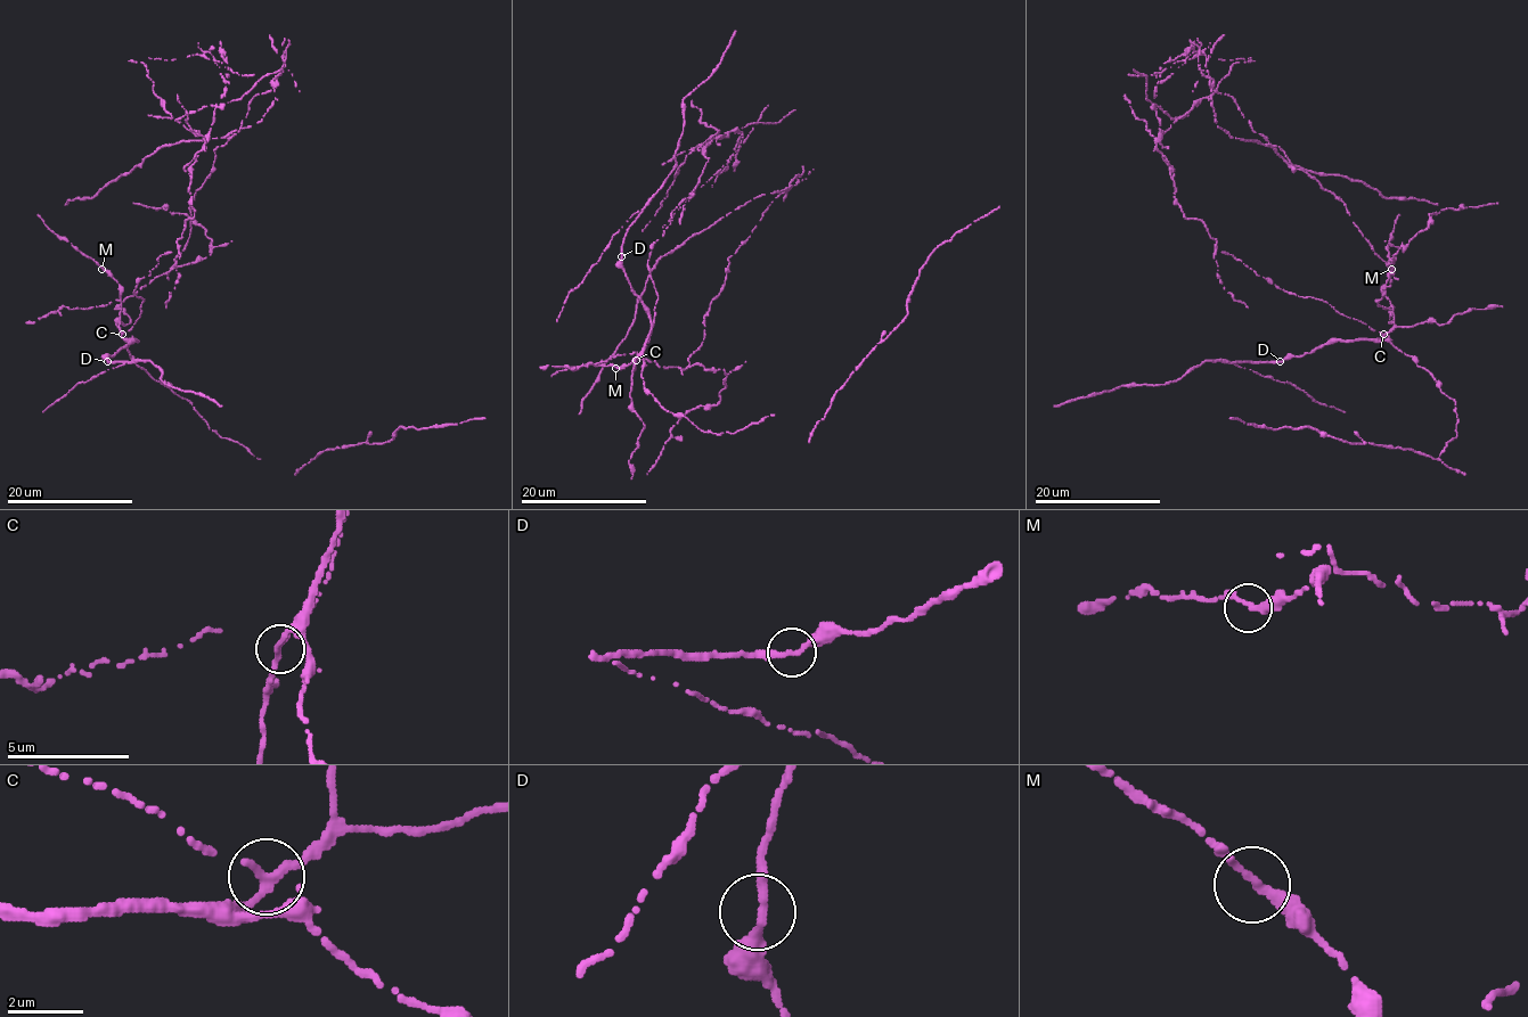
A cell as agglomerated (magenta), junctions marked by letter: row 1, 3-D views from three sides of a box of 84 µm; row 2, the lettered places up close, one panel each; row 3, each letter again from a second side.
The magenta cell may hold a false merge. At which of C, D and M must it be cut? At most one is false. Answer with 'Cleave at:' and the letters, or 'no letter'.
Cleave at: C

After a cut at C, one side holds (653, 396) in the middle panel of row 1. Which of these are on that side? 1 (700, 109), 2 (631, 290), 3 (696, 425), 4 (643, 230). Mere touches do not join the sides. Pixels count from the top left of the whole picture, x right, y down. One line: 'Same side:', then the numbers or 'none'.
Same side: 2, 3

